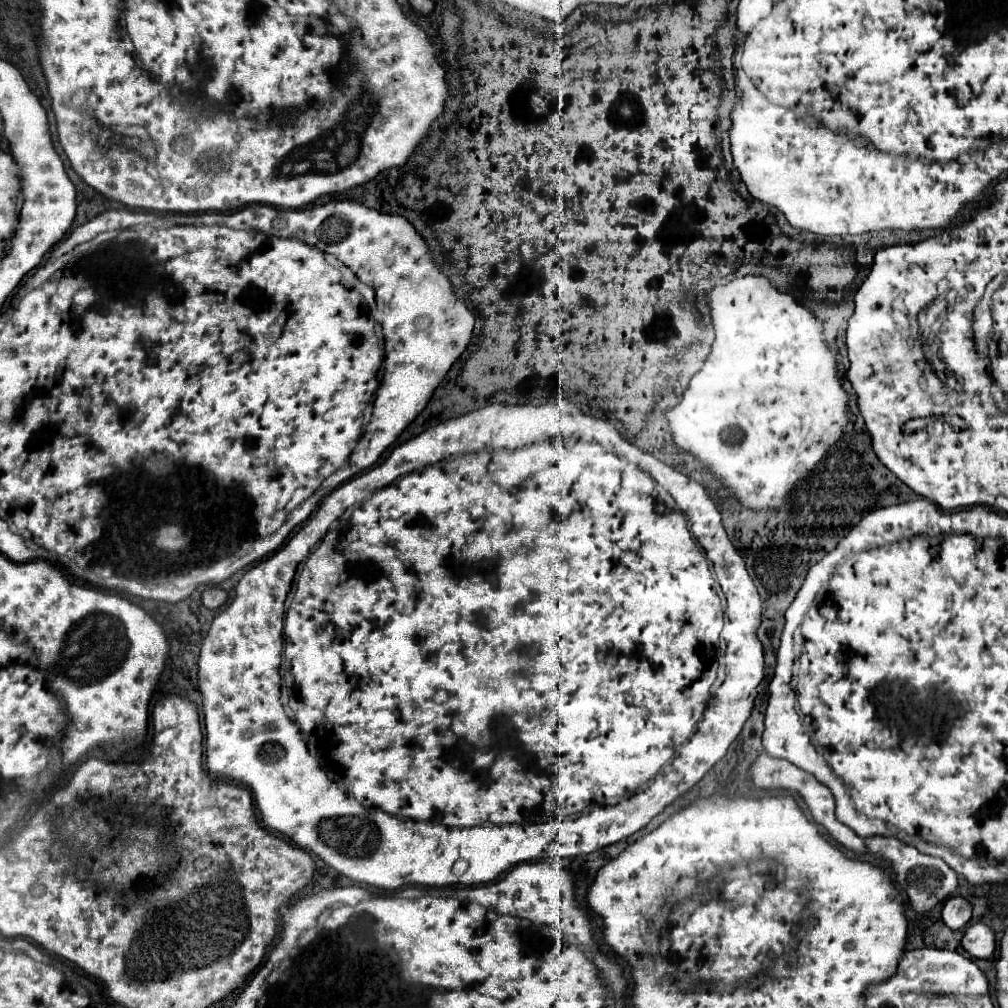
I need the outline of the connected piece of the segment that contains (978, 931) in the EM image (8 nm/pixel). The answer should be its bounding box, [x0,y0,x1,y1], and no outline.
[961,922,995,958]

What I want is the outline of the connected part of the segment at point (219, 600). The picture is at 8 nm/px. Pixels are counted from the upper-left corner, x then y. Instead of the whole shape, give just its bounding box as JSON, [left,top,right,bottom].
[201,586,227,610]

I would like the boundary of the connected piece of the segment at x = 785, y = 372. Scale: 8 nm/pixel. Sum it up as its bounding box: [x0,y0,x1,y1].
[667,276,849,510]

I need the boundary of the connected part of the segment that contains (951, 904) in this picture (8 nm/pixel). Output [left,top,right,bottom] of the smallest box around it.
[941,896,971,930]

